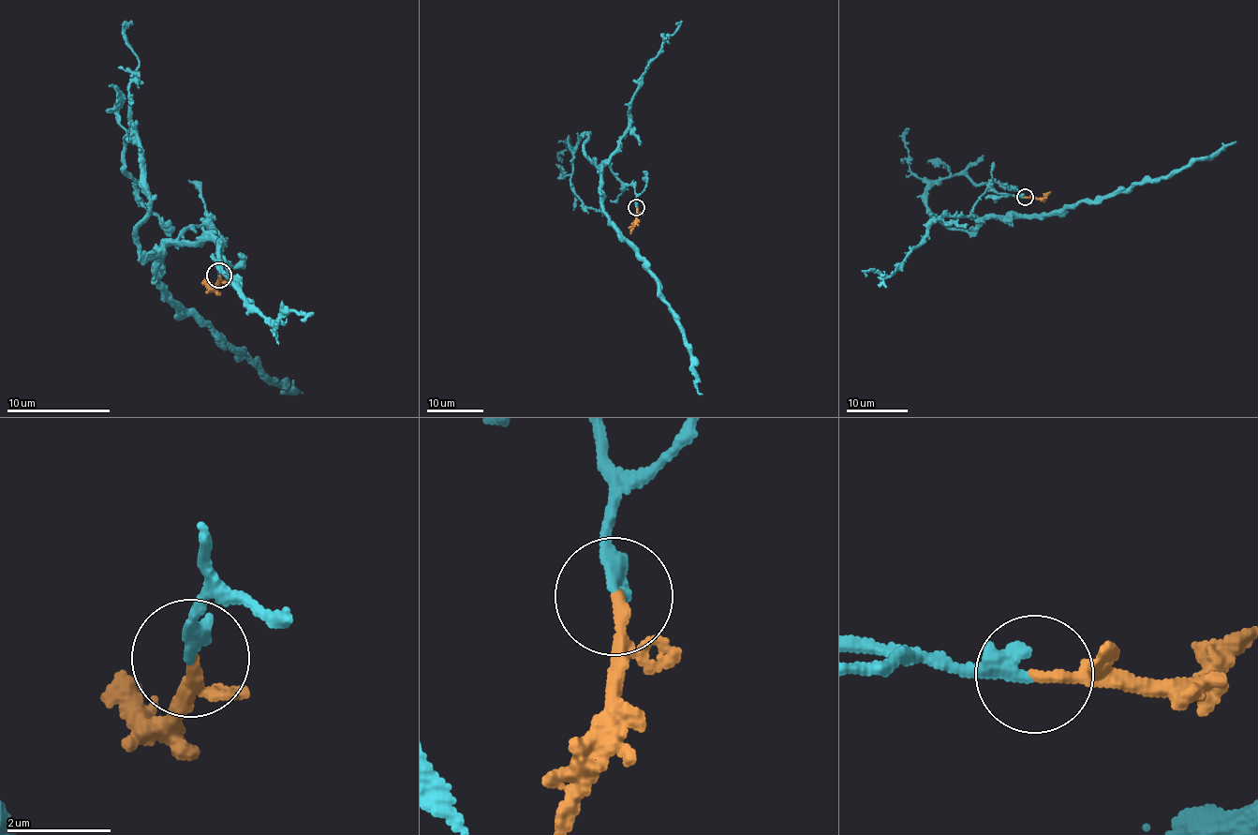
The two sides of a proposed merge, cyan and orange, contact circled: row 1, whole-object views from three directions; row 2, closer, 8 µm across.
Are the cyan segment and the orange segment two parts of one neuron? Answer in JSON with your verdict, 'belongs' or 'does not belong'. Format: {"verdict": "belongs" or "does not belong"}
{"verdict": "belongs"}

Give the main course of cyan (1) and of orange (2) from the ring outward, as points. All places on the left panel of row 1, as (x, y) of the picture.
1: (219, 275), (223, 248), (197, 226), (163, 250), (155, 281), (235, 360), (286, 382), (283, 394), (303, 394)
2: (219, 275), (214, 288), (203, 280)

